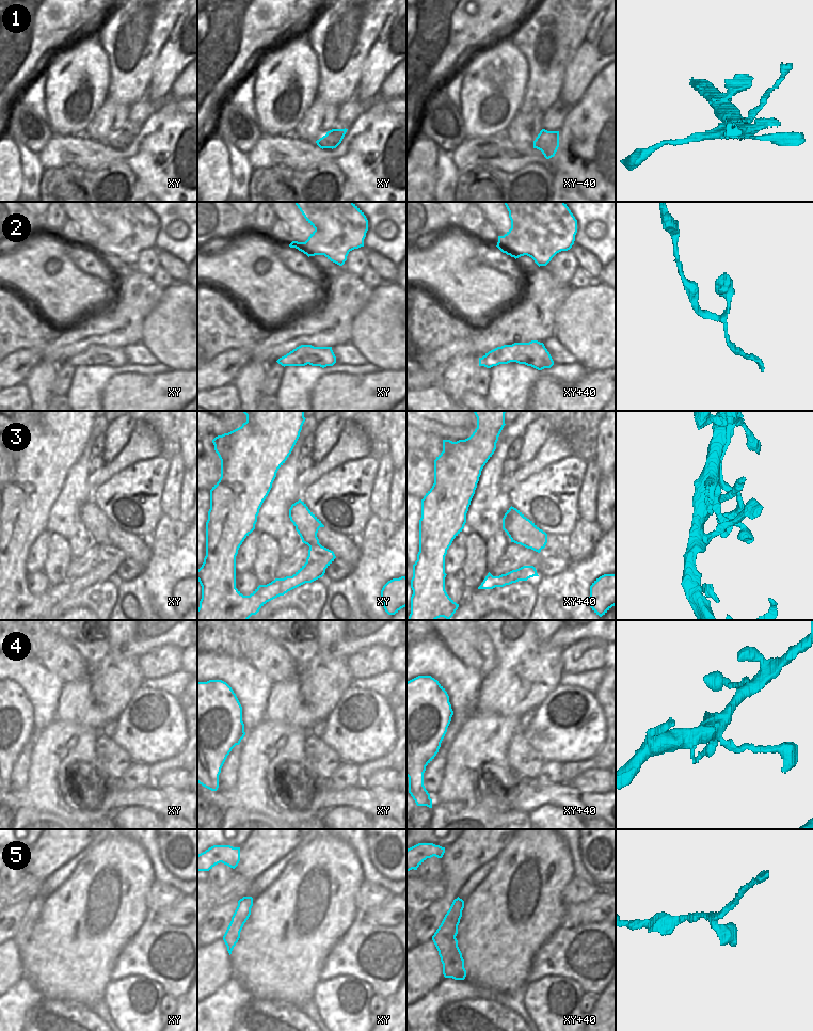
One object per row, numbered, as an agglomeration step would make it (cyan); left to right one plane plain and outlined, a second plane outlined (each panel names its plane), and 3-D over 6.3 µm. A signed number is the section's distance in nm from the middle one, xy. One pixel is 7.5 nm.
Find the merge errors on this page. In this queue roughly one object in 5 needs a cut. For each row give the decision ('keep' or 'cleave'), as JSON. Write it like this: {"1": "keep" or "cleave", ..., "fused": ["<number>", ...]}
{"1": "keep", "2": "keep", "3": "keep", "4": "keep", "5": "keep", "fused": []}

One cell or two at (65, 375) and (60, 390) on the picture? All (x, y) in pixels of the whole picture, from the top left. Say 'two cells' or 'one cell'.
one cell

